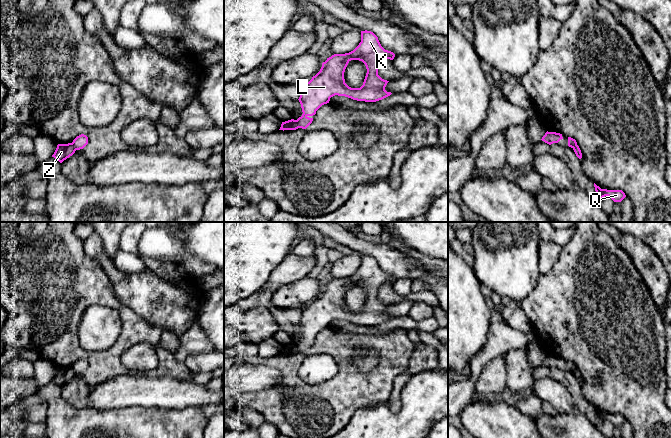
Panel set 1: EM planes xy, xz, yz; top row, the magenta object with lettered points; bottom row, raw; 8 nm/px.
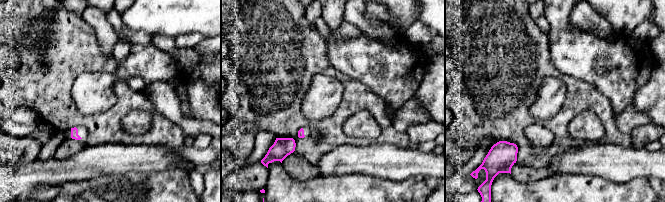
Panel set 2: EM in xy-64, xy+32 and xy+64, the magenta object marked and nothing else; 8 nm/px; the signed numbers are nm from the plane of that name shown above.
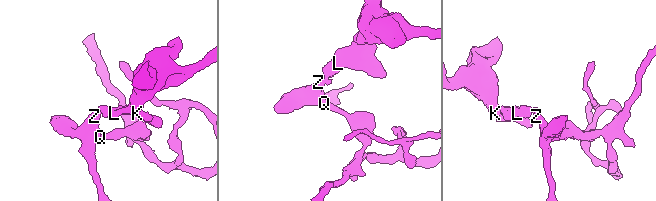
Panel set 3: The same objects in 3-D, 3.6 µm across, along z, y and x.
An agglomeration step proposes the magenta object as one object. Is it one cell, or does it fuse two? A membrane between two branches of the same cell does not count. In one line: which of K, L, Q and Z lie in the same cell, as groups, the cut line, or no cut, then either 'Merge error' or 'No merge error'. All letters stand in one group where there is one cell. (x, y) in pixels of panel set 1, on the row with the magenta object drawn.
Groups: K L / Q Z. Split along xz (295, 120), (299, 127). Merge error

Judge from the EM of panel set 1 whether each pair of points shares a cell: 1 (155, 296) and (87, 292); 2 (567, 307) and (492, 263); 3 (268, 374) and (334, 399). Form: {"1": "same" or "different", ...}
{"1": "different", "2": "different", "3": "different"}

